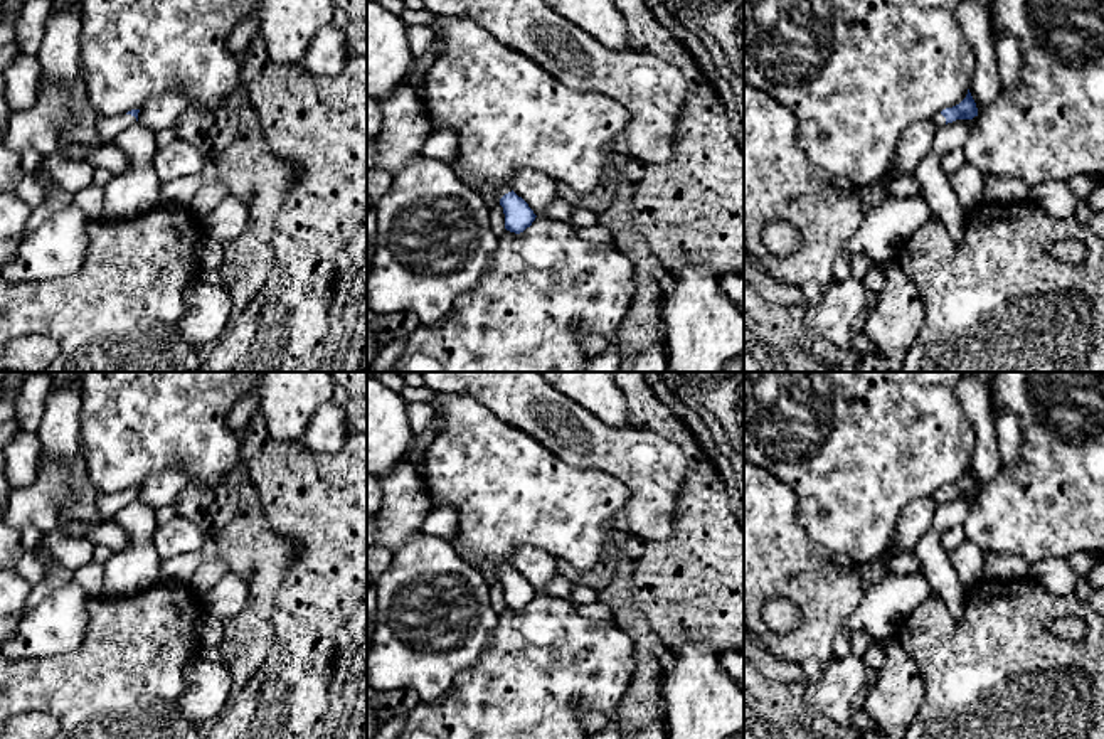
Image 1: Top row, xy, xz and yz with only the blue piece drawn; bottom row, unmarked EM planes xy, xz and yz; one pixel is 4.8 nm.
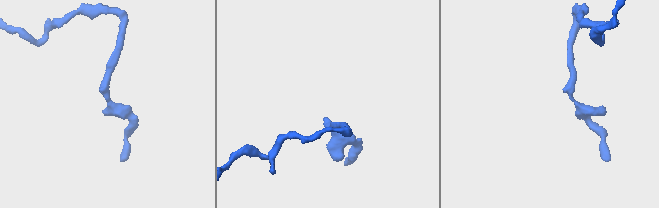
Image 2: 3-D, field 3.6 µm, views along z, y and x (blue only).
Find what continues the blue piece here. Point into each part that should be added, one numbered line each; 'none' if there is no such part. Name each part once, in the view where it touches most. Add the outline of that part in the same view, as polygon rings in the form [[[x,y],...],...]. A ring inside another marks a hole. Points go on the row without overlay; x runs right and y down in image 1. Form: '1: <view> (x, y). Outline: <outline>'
1: xy (108, 505). Outline: [[[126,490],[114,495],[101,495],[98,498],[98,510],[104,520],[113,520],[114,515],[135,498],[136,495]]]

